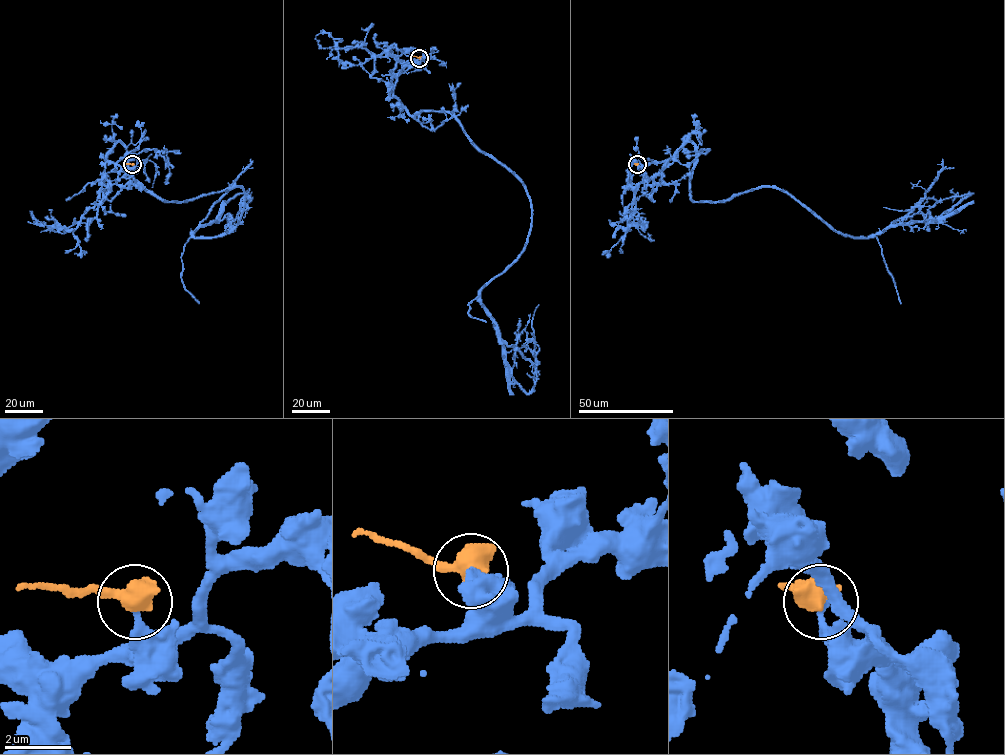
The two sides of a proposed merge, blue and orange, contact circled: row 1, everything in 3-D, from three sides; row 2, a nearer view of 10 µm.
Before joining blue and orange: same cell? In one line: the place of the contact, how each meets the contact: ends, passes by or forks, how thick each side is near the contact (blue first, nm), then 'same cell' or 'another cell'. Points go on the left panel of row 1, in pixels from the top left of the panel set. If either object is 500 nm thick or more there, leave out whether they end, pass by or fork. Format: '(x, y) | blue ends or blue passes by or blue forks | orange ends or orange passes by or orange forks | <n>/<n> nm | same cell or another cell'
(132, 164) | 280/700 nm | another cell

